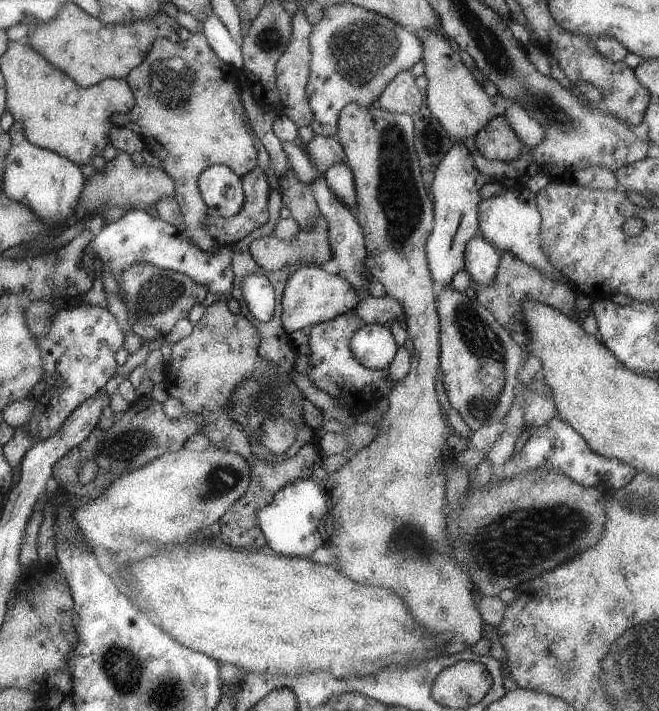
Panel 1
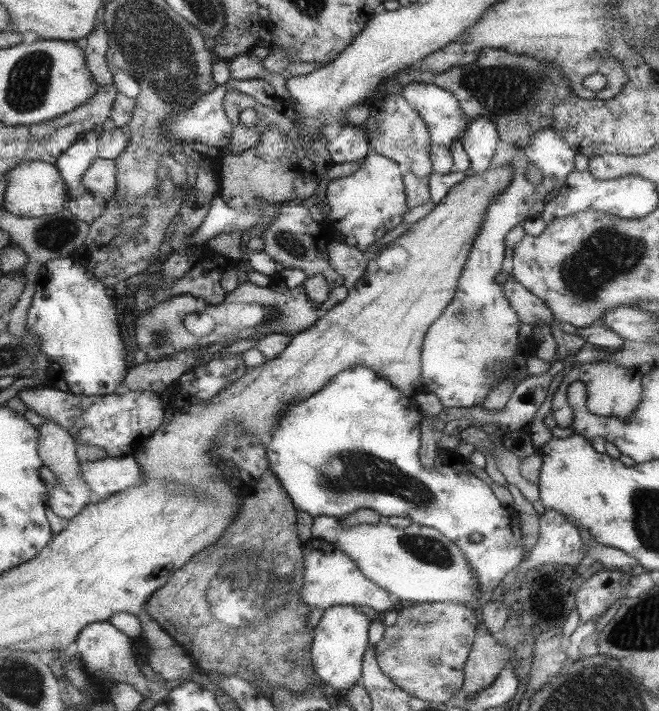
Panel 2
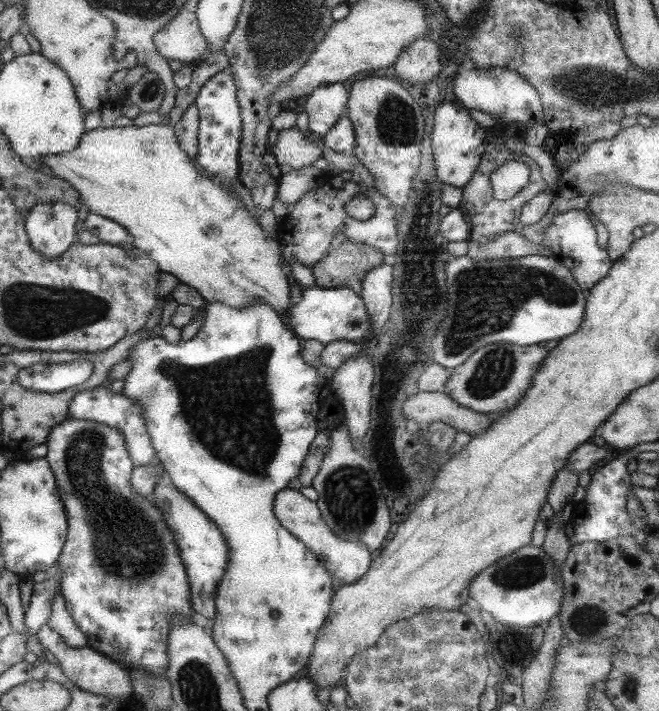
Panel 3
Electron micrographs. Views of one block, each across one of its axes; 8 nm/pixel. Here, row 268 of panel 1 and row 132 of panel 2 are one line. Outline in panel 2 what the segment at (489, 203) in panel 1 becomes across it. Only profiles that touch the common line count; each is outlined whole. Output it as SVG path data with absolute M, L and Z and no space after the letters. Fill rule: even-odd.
M543 128L530 136L527 146L517 148L515 155L507 162L514 168L512 182L487 207L483 225L458 278L456 294L424 336L420 352L423 390L435 394L442 408L480 405L495 386L493 374L508 368L518 353L520 320L504 294L503 284L495 282L495 276L501 272L505 247L503 240L515 224L541 213L548 200L557 194L562 182L574 169L574 154L575 150L563 137L551 128ZM530 164L542 172L537 186L526 178Z

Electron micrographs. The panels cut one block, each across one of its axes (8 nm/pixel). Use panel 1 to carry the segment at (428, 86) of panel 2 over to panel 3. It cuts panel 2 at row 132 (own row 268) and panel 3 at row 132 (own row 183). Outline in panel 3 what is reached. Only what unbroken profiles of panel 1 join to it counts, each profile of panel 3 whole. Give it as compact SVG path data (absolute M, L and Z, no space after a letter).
M443 102L434 110L434 120L432 124L430 147L433 157L437 178L443 185L453 186L461 189L467 185L467 180L471 178L471 172L481 162L481 153L485 145L485 128L477 126L469 114L459 108L459 104L449 104Z

